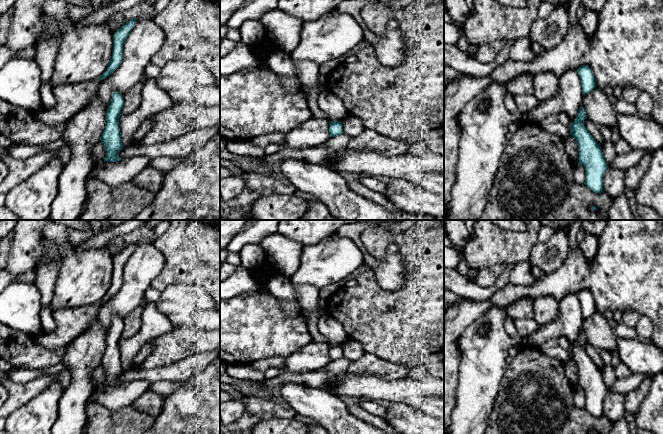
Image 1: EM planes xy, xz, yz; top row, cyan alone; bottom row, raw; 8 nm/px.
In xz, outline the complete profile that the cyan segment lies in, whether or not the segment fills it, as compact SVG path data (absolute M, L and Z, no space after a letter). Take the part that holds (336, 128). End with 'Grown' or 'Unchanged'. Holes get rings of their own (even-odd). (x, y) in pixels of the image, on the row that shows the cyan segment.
M334 121L331 122L329 127L330 137L336 137L343 133L343 124L342 122Z. Unchanged

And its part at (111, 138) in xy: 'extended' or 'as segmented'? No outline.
as segmented

